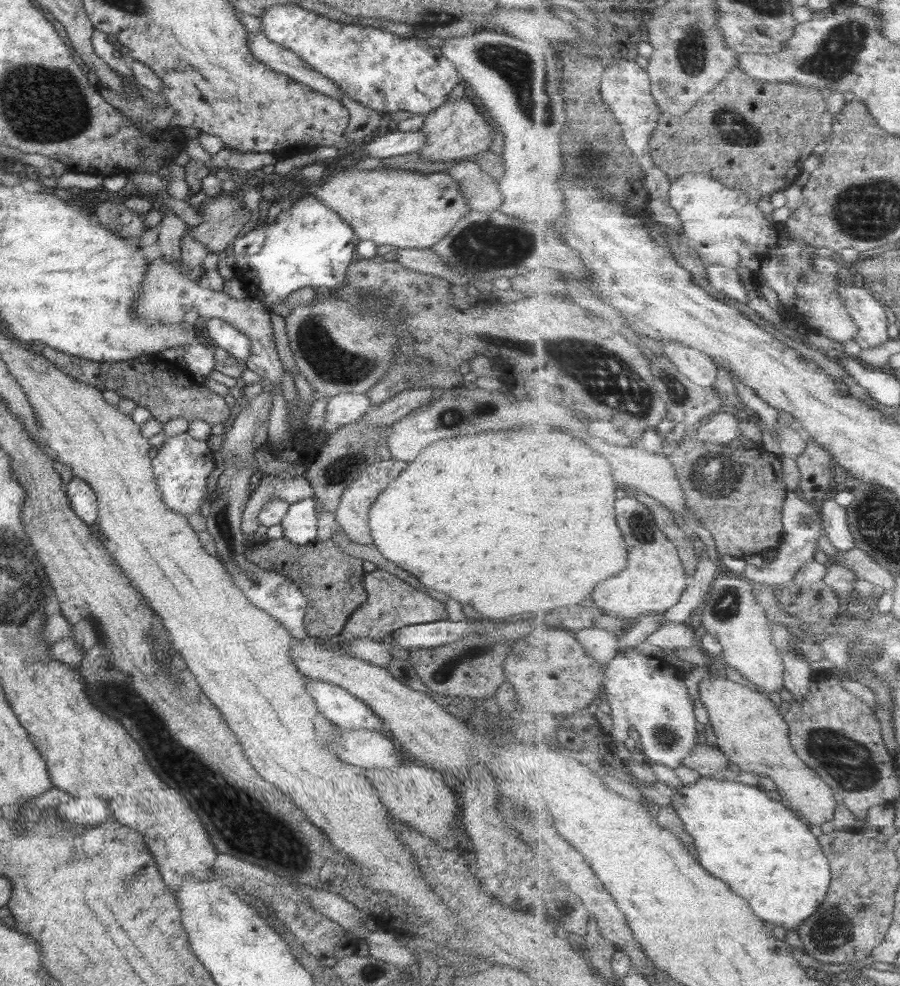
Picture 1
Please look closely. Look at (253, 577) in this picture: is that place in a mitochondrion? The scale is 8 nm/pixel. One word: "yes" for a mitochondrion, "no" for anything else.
yes

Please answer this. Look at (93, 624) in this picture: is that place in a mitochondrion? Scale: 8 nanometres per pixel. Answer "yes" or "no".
yes

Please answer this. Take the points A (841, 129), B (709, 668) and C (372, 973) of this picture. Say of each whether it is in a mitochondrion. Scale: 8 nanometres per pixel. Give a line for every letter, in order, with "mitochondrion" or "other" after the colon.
A: other
B: other
C: other

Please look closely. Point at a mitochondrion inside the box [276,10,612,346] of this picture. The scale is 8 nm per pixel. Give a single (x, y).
(514, 64)

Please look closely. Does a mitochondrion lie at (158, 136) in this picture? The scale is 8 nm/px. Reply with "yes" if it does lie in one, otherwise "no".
no

